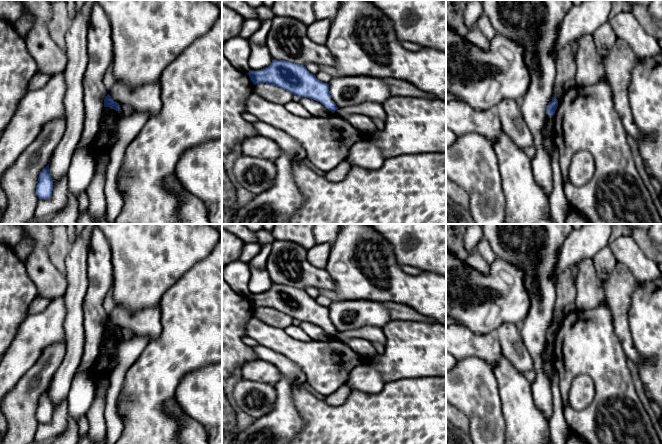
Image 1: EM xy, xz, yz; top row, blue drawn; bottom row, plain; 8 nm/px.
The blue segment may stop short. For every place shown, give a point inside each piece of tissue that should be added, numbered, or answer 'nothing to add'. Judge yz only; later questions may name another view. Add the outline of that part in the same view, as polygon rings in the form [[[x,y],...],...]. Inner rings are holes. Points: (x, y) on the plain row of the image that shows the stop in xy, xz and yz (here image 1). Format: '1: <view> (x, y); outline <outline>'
nothing to add

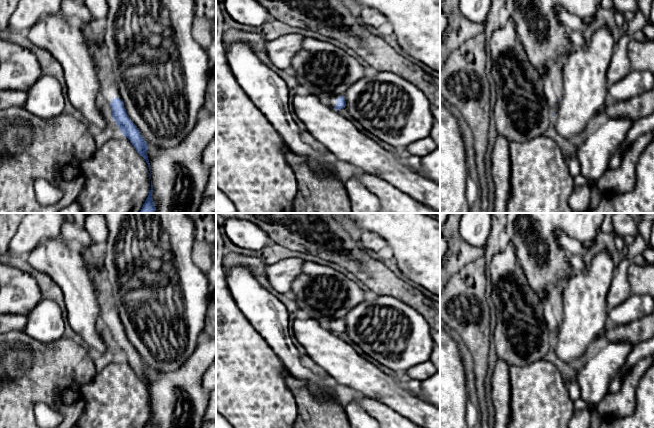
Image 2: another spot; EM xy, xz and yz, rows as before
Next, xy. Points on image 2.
1: xy (108, 315); outline [[[91,264],[91,274],[94,282],[94,286],[96,288],[98,294],[98,304],[100,307],[100,321],[110,331],[110,335],[112,336],[111,326],[116,321],[121,322],[121,319],[116,311],[113,303],[111,303],[106,294],[103,292],[101,288],[101,284],[106,280],[105,271],[99,269],[96,265]]]

